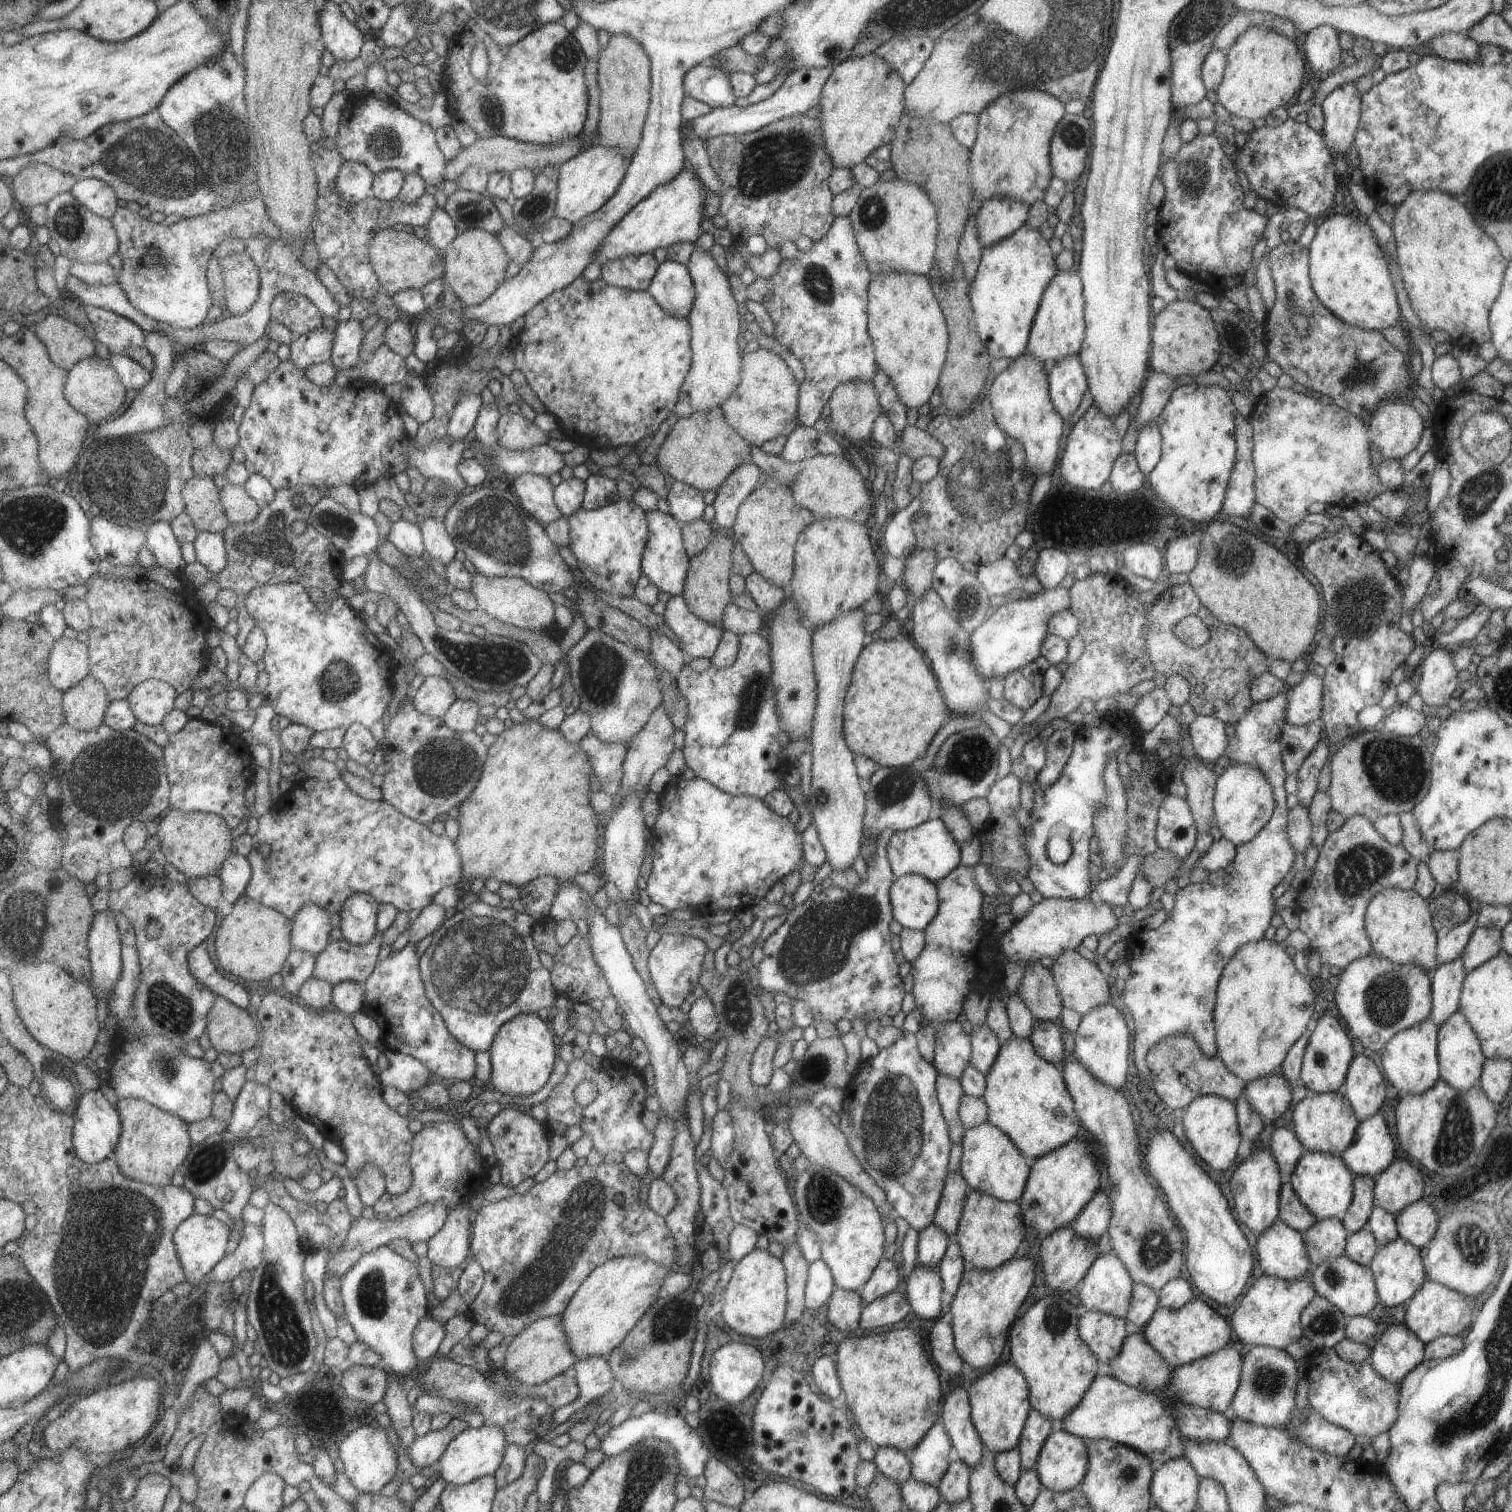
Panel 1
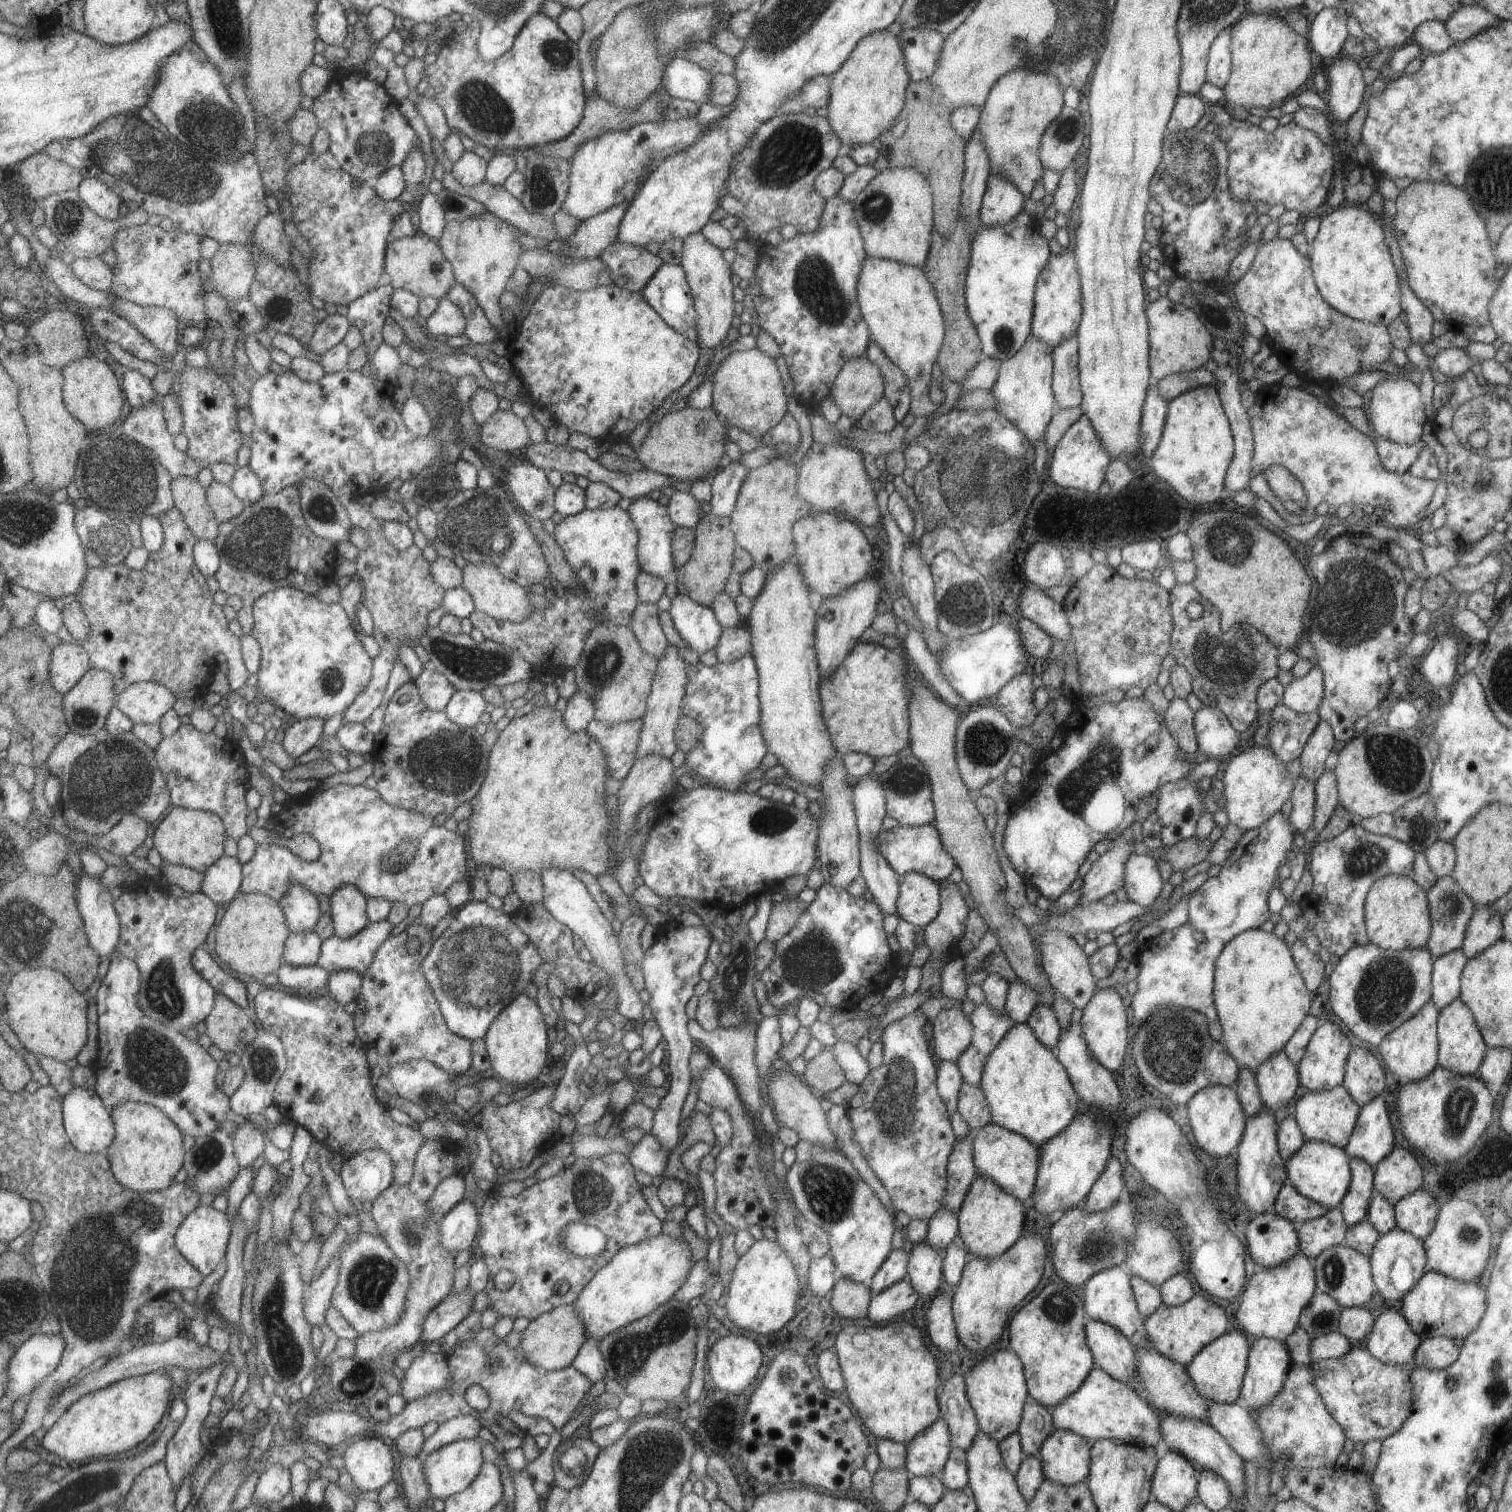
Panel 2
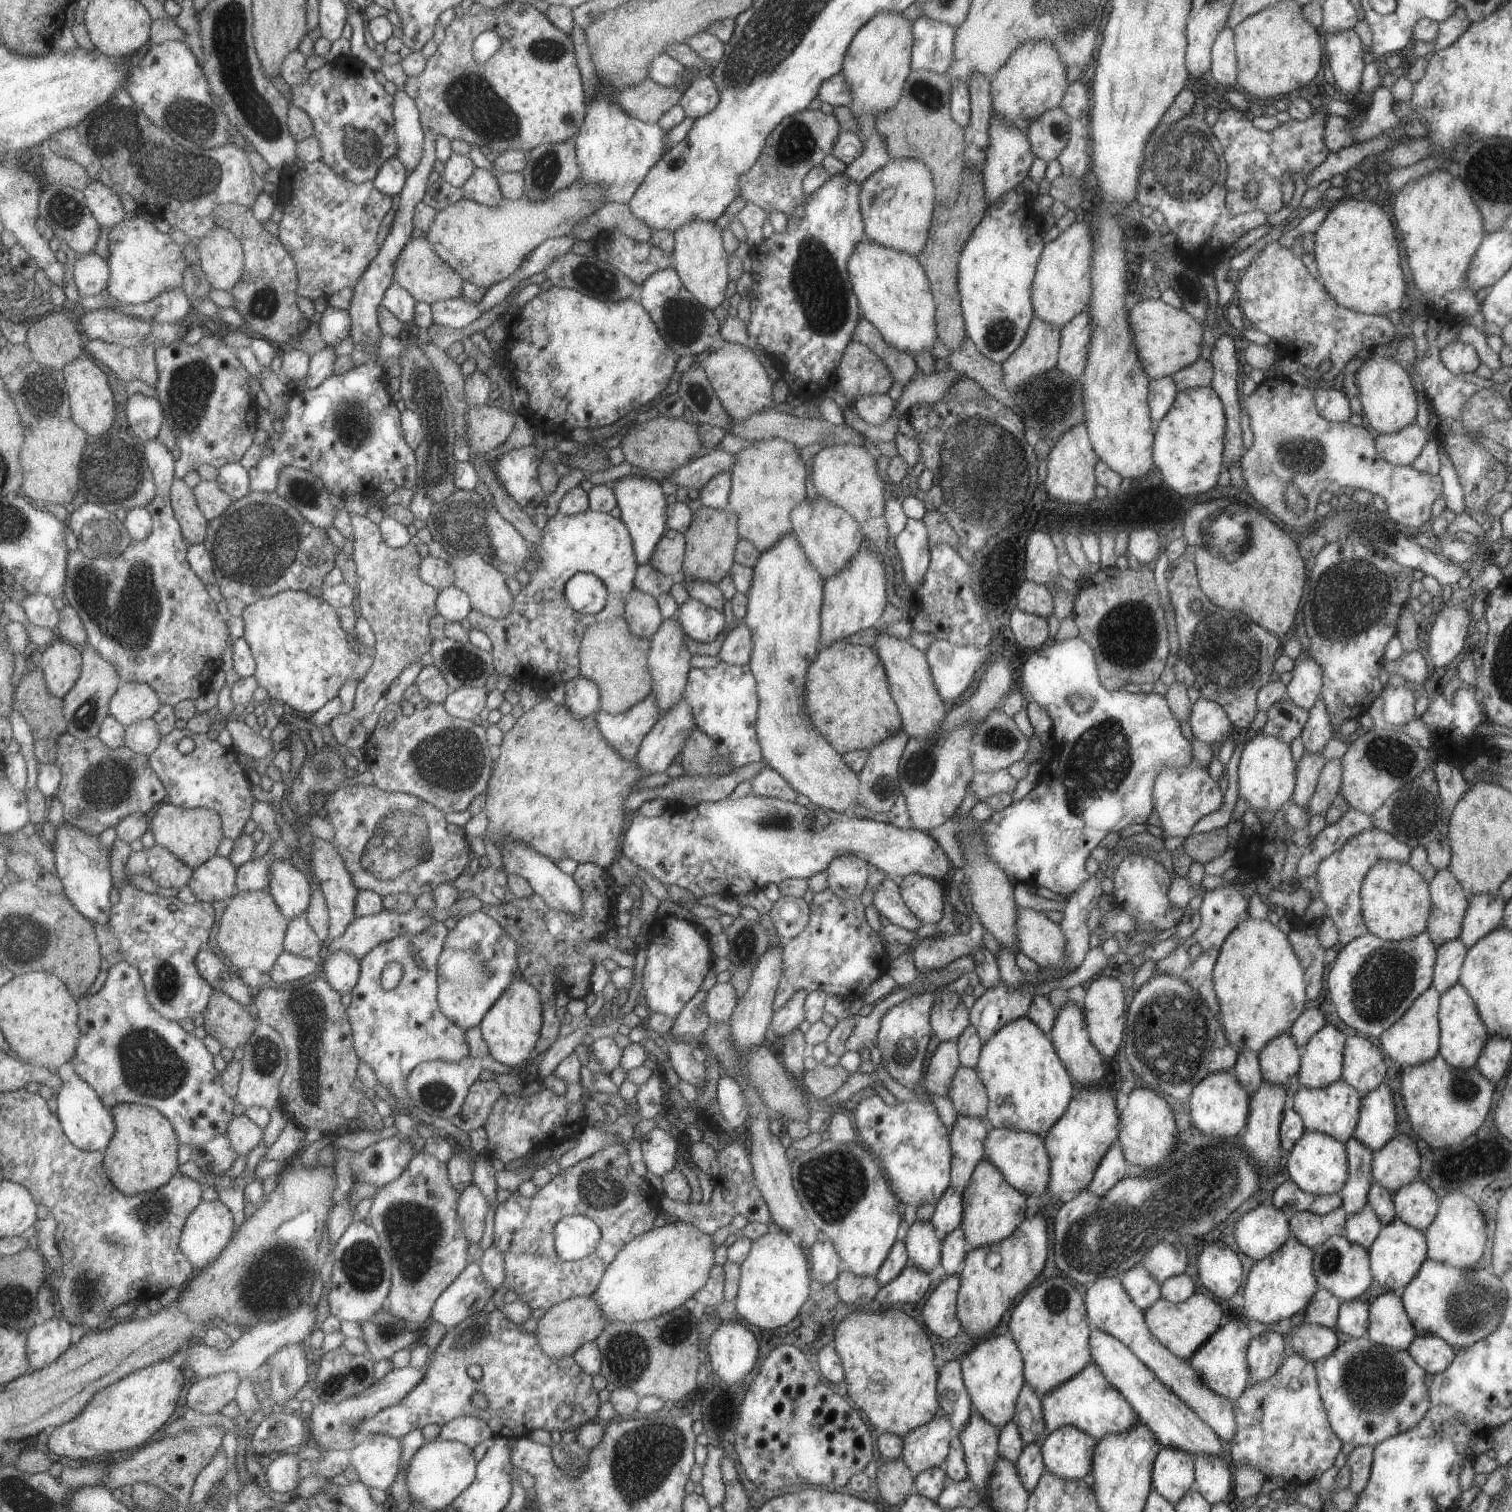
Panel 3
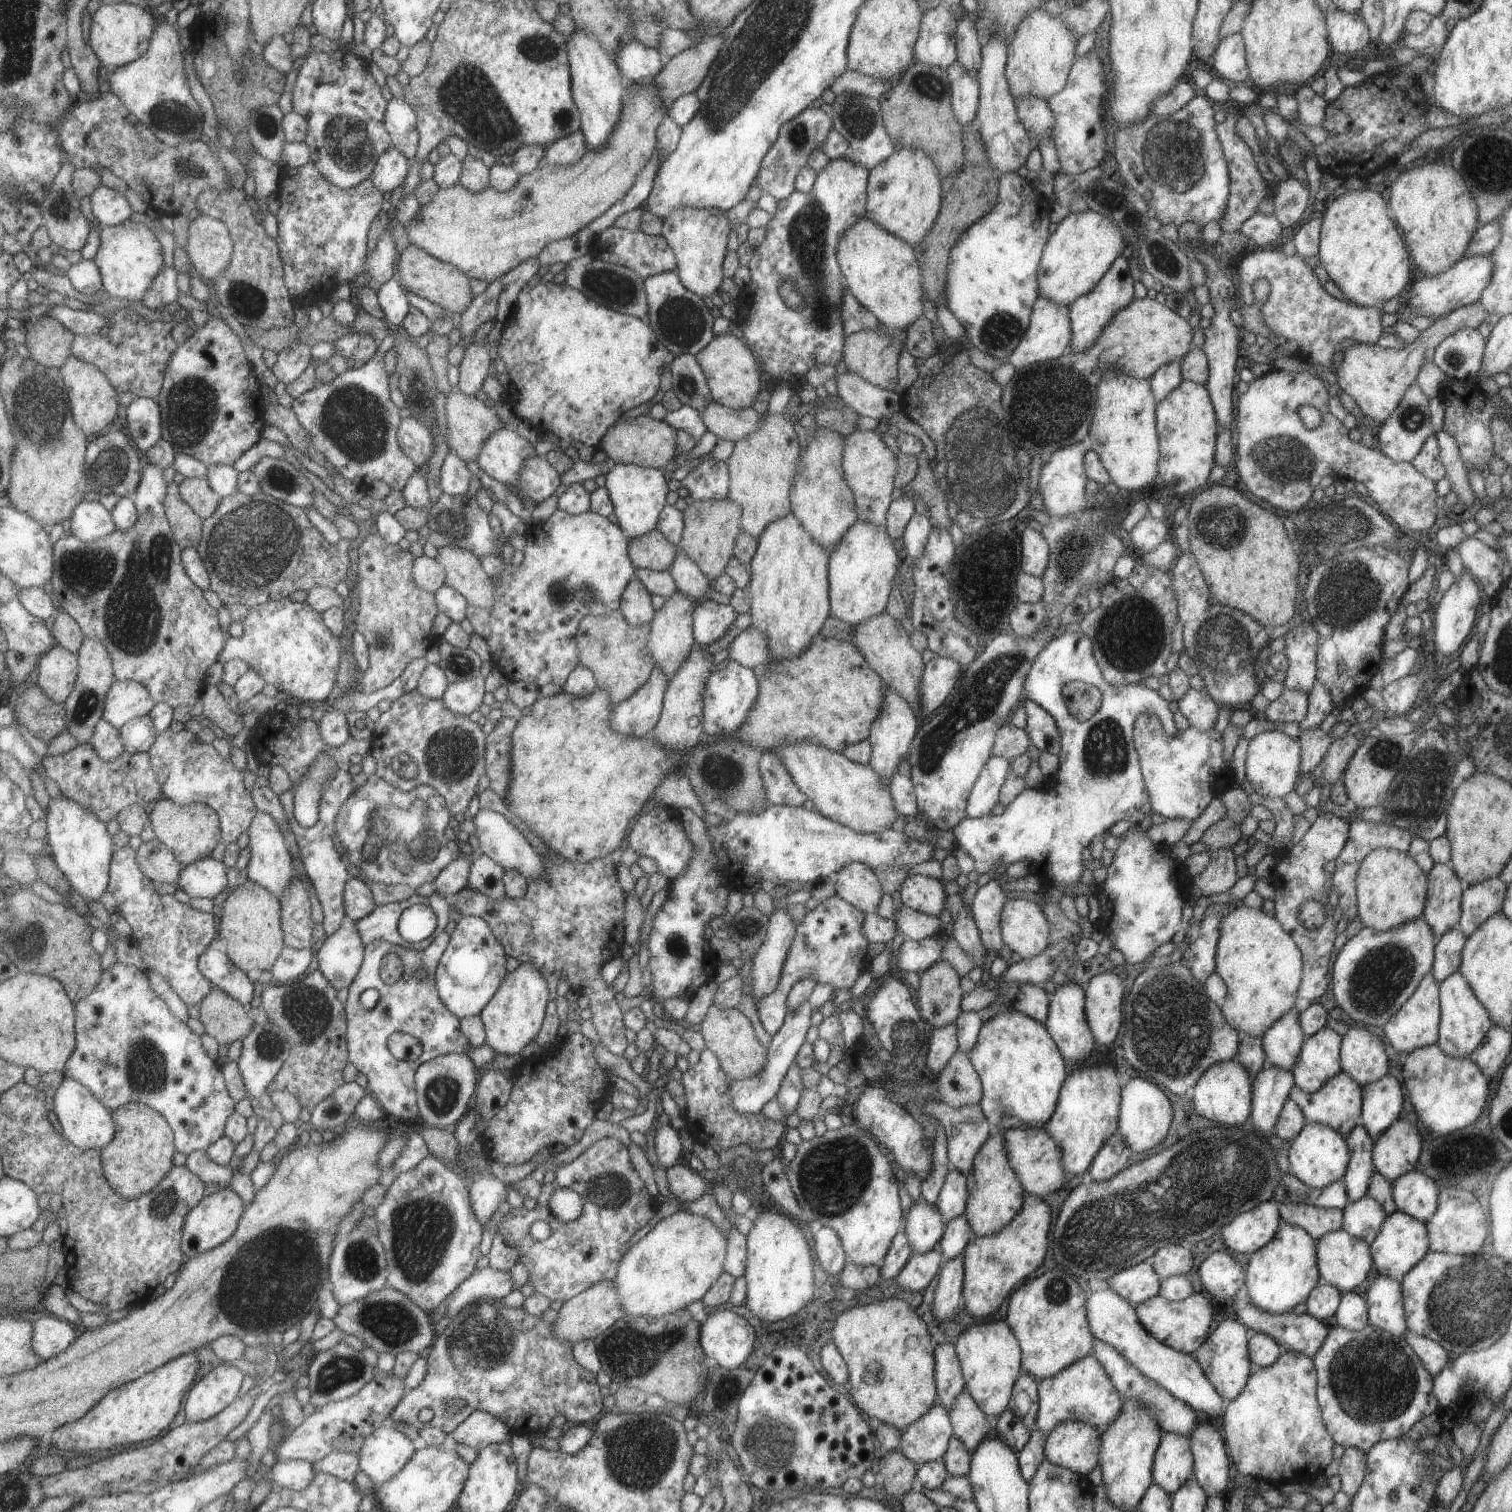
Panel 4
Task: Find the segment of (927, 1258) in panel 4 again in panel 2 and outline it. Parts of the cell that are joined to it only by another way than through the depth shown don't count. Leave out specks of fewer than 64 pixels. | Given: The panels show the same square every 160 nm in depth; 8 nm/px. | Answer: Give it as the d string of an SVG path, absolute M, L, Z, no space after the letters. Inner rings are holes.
M899 1280L885 1290L872 1295L868 1304L867 1318L873 1324L885 1324L891 1318L909 1310L920 1294L907 1280Z

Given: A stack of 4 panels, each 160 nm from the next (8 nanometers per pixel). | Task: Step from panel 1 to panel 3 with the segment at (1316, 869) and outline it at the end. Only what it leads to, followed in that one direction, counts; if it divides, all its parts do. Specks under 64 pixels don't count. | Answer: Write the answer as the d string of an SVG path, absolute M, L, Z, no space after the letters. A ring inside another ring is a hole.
M1371 827L1347 838L1339 850L1332 852L1319 863L1313 876L1319 882L1319 893L1312 894L1325 903L1323 917L1329 917L1333 921L1338 933L1337 941L1342 945L1368 932L1360 909L1360 886L1369 867L1377 861L1407 863L1411 851L1412 848L1408 844L1396 839L1392 834Z

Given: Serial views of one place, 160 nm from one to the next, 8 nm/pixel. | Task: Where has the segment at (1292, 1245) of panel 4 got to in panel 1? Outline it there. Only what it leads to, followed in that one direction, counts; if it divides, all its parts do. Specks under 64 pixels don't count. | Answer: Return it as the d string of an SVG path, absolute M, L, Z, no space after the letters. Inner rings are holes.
M1311 1273L1289 1282L1264 1274L1259 1276L1241 1298L1231 1315L1231 1328L1241 1343L1267 1346L1283 1350L1302 1336L1300 1315L1303 1308L1316 1296Z

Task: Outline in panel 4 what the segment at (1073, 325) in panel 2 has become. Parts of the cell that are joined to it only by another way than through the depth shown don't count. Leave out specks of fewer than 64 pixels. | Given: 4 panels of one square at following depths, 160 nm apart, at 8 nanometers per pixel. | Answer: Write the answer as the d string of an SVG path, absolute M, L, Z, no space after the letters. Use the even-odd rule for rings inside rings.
M1092 210L1069 213L1049 235L1042 250L1037 269L1038 296L1048 298L1058 305L1067 305L1082 294L1087 294L1115 258L1123 252L1125 240L1118 226Z

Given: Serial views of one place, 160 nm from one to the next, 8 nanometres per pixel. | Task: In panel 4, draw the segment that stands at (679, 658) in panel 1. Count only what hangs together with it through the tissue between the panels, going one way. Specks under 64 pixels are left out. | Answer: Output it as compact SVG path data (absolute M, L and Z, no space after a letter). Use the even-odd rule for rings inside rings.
M633 576L621 593L620 611L631 626L645 624L652 619L654 612L647 589Z

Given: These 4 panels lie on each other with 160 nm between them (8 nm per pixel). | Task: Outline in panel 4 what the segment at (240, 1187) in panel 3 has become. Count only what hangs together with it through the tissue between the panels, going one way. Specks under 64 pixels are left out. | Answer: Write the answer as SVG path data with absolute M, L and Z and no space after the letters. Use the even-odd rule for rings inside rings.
M195 1151L188 1155L186 1165L197 1173L206 1184L218 1184L219 1189L232 1186L234 1170L217 1164L208 1151Z

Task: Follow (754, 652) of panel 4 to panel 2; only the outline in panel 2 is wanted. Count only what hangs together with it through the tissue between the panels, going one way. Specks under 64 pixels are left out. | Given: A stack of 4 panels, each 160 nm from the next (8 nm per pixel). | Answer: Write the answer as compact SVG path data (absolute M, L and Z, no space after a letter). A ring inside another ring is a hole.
M739 626L722 629L715 652L719 663L736 661L741 655L750 652L750 632Z

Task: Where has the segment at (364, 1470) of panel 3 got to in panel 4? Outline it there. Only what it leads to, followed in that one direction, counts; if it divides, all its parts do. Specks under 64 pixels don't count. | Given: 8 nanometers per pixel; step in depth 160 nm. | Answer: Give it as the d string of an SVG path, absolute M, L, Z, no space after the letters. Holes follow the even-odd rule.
M391 1425L380 1426L365 1440L360 1452L360 1468L380 1485L391 1481L413 1456L412 1439Z

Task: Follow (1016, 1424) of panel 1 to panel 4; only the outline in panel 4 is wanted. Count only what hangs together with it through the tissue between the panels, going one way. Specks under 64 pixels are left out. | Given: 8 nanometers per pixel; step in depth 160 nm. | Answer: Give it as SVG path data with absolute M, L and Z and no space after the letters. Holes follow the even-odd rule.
M1006 1320L972 1324L955 1338L954 1349L960 1362L964 1388L975 1404L994 1420L1007 1409L1012 1386L1021 1374L1020 1348Z

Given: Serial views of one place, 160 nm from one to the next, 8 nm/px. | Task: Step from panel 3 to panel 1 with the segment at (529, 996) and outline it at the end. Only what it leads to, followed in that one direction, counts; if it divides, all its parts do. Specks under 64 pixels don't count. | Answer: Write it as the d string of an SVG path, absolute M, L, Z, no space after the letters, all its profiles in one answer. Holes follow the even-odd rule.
M536 1013L519 1014L513 1020L505 1022L497 1030L488 1050L493 1091L499 1096L509 1094L524 1097L539 1091L551 1074L557 1049L558 1042L549 1023L540 1020Z

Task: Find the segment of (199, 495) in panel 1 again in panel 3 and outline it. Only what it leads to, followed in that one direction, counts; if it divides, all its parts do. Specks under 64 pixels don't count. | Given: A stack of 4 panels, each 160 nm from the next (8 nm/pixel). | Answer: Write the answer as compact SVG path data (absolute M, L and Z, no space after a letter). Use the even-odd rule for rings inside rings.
M183 479L174 480L172 505L189 544L196 545L205 542L208 537L209 520L196 501L195 490L189 488Z

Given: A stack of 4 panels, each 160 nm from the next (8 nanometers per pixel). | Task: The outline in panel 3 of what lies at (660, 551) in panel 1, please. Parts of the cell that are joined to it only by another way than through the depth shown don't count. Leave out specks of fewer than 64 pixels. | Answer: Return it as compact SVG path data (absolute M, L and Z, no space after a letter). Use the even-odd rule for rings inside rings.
M629 474L614 480L611 485L620 512L619 519L628 530L637 564L648 564L656 542L666 529L667 502L661 491L660 482L650 477Z

